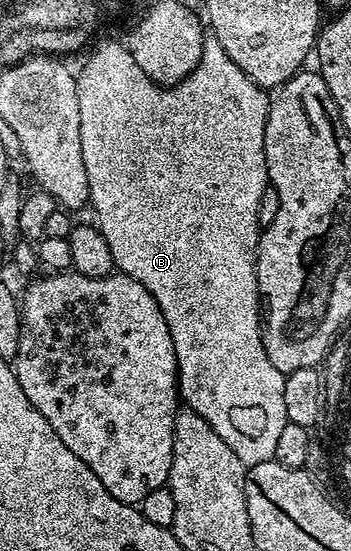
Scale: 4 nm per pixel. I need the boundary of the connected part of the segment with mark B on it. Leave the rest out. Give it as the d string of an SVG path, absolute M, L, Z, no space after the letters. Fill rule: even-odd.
M212 35L204 39L203 53L197 66L180 84L160 86L153 83L143 73L141 66L133 62L126 43L119 41L118 44L115 40L103 40L92 50L91 60L84 62L83 69L78 69L77 83L81 106L81 154L85 158L85 174L89 178L89 204L92 209L95 207L94 219L105 242L109 242L116 269L122 275L141 282L141 286L153 294L157 306L161 306L161 314L165 314L165 322L173 338L173 350L177 354L178 390L182 403L190 411L205 418L205 422L217 430L221 442L225 442L225 446L229 446L229 450L233 450L233 454L237 454L245 466L275 459L281 430L285 430L288 424L285 414L285 373L277 370L277 366L269 362L269 354L265 354L261 301L255 273L255 255L259 249L261 231L257 222L257 204L269 184L265 166L265 122L267 111L271 108L268 93L248 78L245 70L241 70L241 66L237 66L237 62L233 62L225 50L221 50L221 42L217 42L217 38Z

